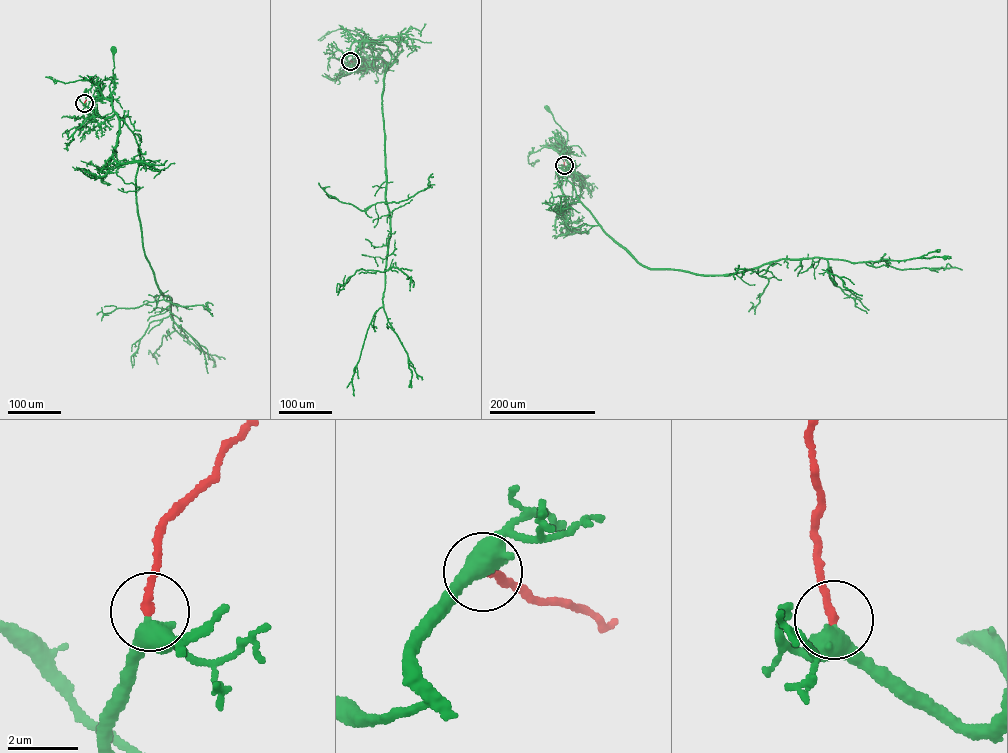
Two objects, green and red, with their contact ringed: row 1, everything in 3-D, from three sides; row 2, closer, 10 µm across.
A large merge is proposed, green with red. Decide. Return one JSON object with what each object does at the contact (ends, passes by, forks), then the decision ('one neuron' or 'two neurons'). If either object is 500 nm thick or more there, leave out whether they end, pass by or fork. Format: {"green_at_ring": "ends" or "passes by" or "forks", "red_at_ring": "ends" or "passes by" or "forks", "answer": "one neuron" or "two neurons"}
{"green_at_ring": "passes by", "red_at_ring": "ends", "answer": "one neuron"}

